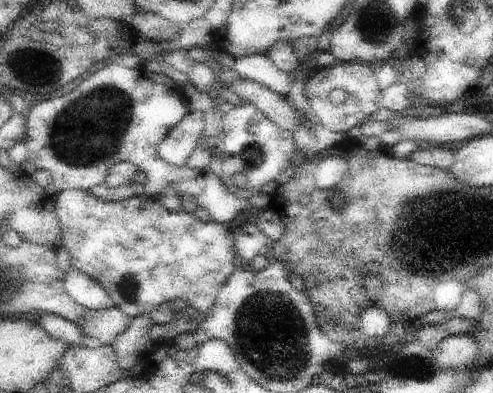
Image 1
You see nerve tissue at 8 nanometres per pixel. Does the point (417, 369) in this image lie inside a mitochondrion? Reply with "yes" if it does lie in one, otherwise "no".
yes

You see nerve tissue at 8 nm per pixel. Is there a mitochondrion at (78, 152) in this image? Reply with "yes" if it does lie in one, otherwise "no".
yes

